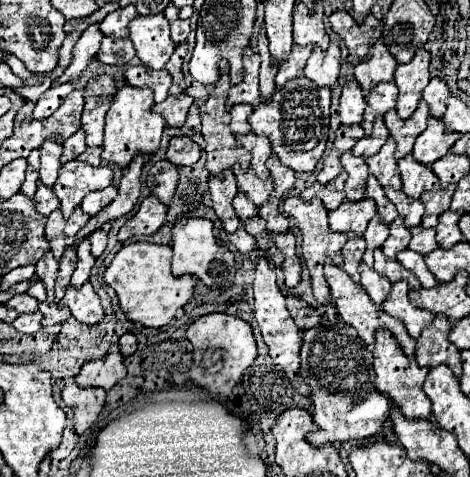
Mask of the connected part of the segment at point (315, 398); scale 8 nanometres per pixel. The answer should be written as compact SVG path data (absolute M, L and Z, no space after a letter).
M323 315L315 327L303 331L301 375L311 387L313 421L317 423L317 429L307 435L311 445L361 441L381 431L391 409L391 399L375 389L373 355L369 347L339 315Z

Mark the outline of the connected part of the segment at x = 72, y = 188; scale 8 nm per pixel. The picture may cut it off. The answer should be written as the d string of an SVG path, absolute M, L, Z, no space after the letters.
M79 159L65 163L59 169L59 177L53 187L53 193L61 203L63 217L69 217L73 209L81 205L87 193L105 189L107 185L111 185L111 181L113 181L113 169L107 165L91 167L89 163L83 163Z

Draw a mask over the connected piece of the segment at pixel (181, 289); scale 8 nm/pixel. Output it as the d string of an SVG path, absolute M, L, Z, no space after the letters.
M131 243L119 249L111 265L107 267L103 279L115 289L119 307L125 317L133 323L141 323L143 327L159 329L169 325L177 313L177 309L185 307L193 297L195 279L191 275L173 277L171 273L171 247L169 245L153 245L153 243Z

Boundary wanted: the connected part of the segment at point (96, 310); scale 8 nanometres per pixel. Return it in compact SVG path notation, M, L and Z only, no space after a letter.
M85 283L81 289L69 287L61 299L61 305L69 307L71 315L85 325L97 325L103 319L103 307L91 283Z

